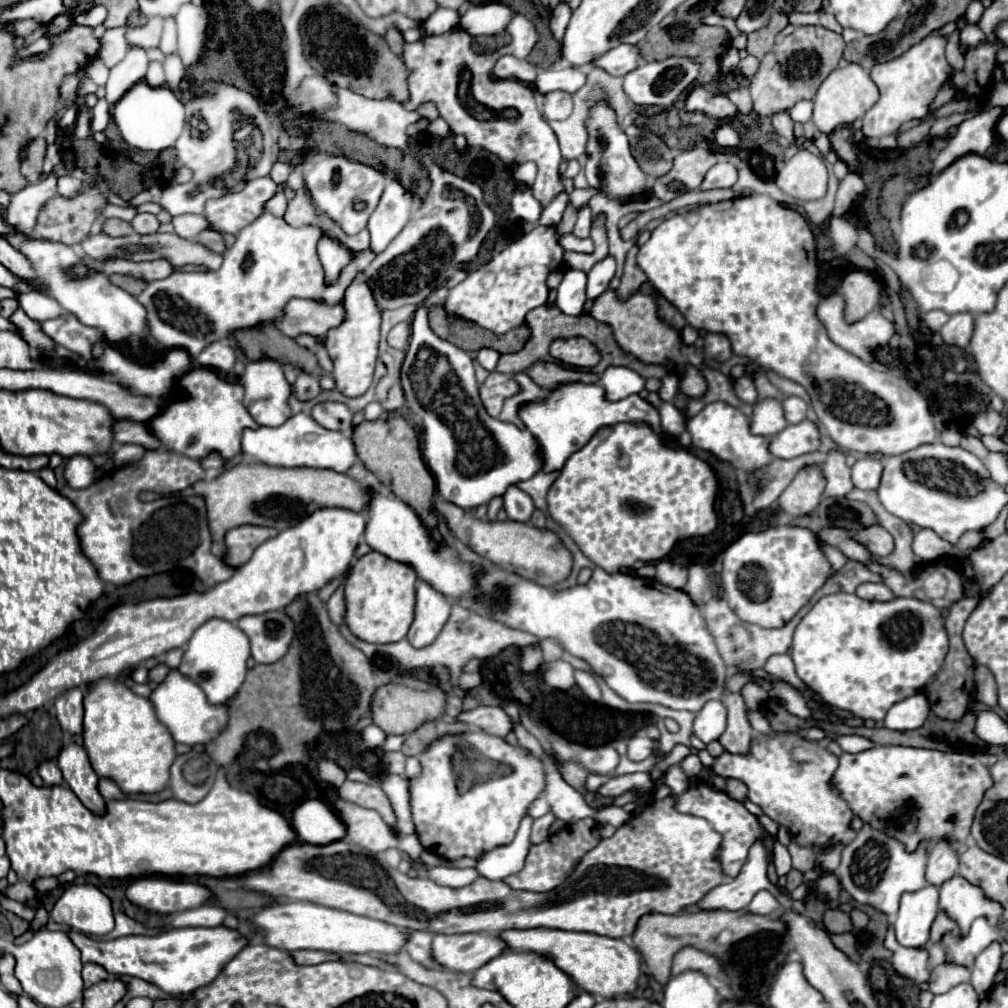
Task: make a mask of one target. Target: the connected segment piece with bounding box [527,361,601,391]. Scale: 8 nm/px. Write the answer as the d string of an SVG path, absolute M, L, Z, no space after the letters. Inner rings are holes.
M539 361L535 363L527 375L543 389L551 391L551 387L559 387L559 383L597 383L601 377L597 373L585 373L585 371L577 371L577 369L569 369L563 365L555 365L555 363L545 363Z

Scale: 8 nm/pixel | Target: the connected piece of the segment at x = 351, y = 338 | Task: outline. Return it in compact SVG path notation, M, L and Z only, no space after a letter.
M359 277L351 281L351 287L347 287L341 303L343 303L343 309L347 311L347 319L343 319L339 327L333 327L331 331L327 331L325 347L329 357L333 359L333 379L337 389L347 397L359 397L369 389L373 381L381 311L375 303L375 297L371 295L371 289Z

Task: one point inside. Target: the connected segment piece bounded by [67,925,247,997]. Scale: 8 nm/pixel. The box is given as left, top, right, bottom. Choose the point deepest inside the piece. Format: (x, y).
(179, 961)

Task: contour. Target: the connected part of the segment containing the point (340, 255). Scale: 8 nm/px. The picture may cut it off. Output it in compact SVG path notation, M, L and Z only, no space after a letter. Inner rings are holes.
M323 231L323 237L317 243L317 255L325 271L325 283L335 283L339 279L339 271L351 263L355 253L343 245L337 243L337 237L329 231Z

